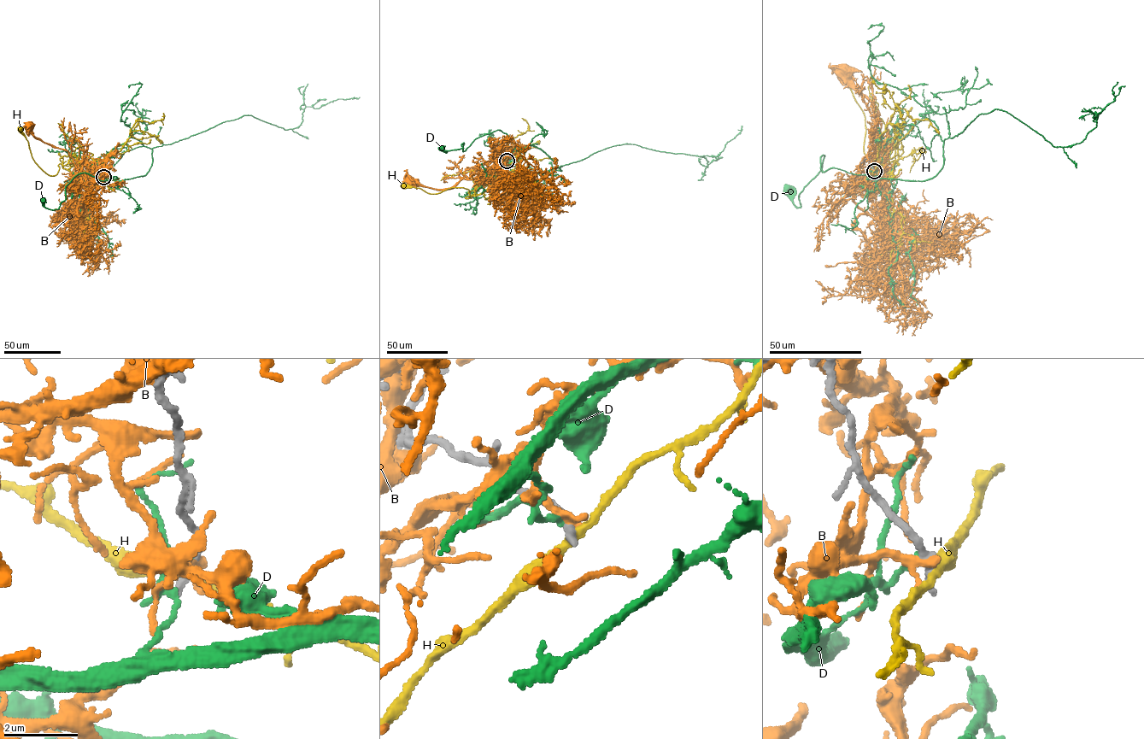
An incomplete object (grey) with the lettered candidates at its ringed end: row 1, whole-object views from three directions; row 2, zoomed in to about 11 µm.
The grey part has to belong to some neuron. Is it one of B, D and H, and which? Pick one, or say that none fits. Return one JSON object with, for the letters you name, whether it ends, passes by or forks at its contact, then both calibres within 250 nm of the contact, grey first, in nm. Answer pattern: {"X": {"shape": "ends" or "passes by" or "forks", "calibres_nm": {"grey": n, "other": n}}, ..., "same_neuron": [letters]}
{"same_neuron": []}

